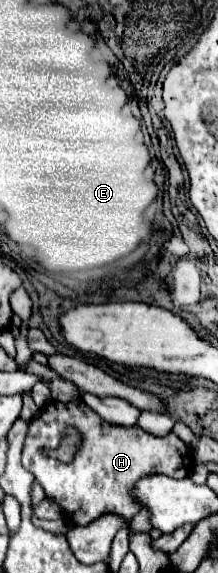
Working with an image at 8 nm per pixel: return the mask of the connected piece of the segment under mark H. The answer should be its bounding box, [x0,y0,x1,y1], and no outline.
[23,399,191,525]

